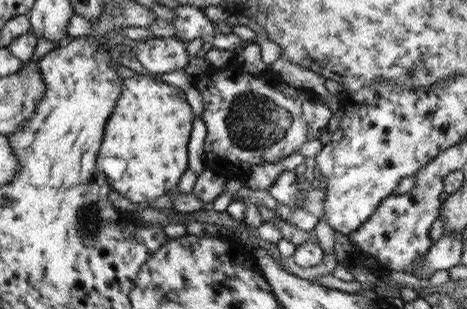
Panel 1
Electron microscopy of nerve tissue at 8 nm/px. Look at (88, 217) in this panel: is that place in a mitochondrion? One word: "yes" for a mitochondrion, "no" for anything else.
yes

